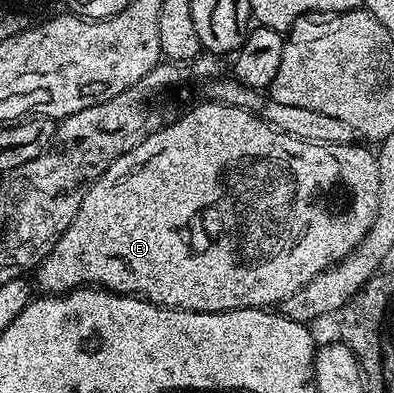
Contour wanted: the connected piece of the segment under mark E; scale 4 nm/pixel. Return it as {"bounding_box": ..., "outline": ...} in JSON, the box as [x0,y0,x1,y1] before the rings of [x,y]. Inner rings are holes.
{"bounding_box":[34,101,378,311],"outline":[[[207,101],[192,107],[181,119],[147,135],[138,146],[118,157],[93,181],[78,205],[74,221],[62,233],[60,240],[52,246],[52,252],[35,268],[34,283],[41,292],[62,295],[76,287],[95,285],[105,291],[119,291],[121,295],[138,295],[163,307],[183,311],[233,311],[243,307],[275,308],[286,297],[298,293],[302,285],[314,281],[320,273],[335,263],[341,263],[366,237],[378,209],[378,165],[375,154],[356,143],[346,145],[314,145],[310,141],[298,141],[277,127],[272,127],[257,112],[241,107],[231,107],[219,101]],[[328,199],[340,199],[340,207],[332,207]]]}

